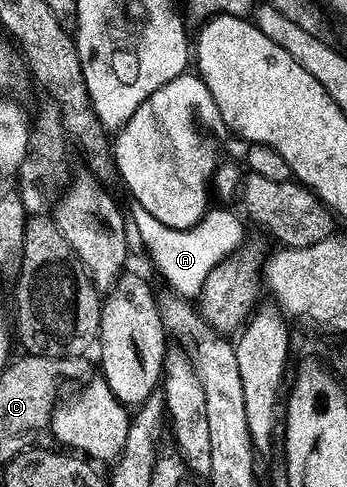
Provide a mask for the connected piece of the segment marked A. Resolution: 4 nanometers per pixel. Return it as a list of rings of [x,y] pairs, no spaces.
[[[132,203],[129,208],[128,217],[133,230],[135,227],[155,265],[171,286],[170,289],[183,298],[197,298],[211,269],[231,256],[243,240],[244,227],[239,217],[226,209],[211,208],[192,228],[182,230],[168,228],[139,204]]]

